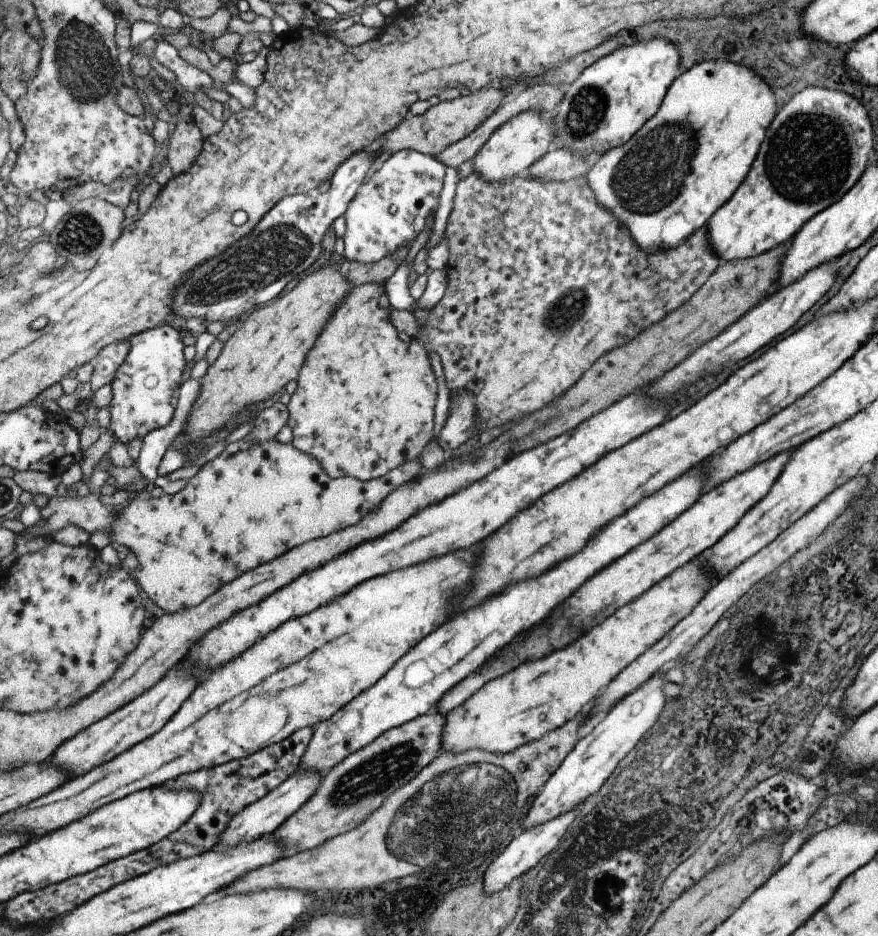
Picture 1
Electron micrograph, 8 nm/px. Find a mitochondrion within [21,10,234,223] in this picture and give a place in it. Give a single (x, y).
(87, 67)

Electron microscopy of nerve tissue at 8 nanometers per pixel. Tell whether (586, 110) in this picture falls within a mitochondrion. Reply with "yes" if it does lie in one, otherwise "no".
yes

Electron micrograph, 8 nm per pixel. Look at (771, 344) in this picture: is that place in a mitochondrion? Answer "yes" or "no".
no

